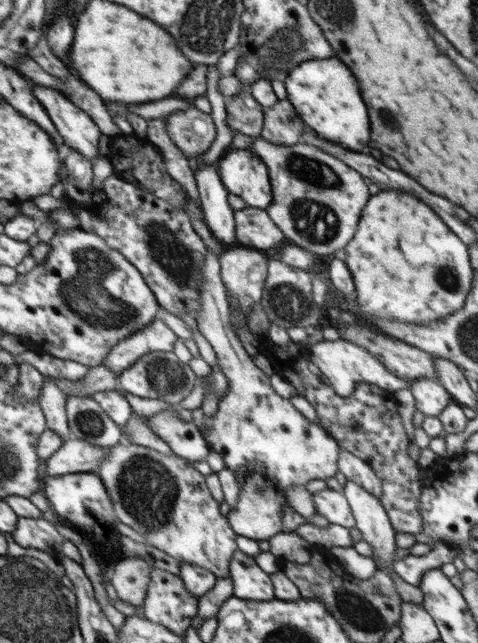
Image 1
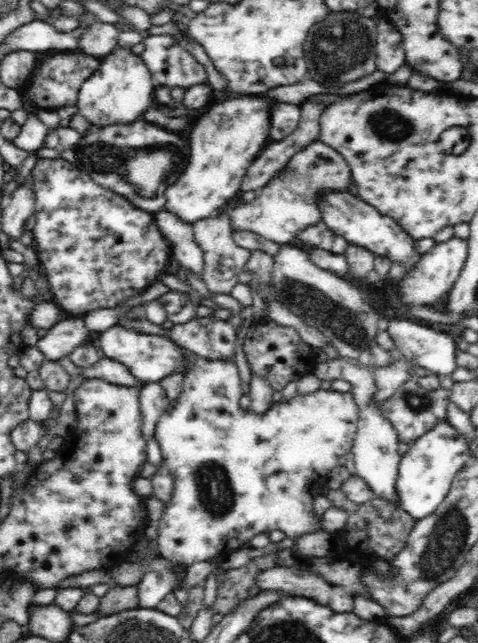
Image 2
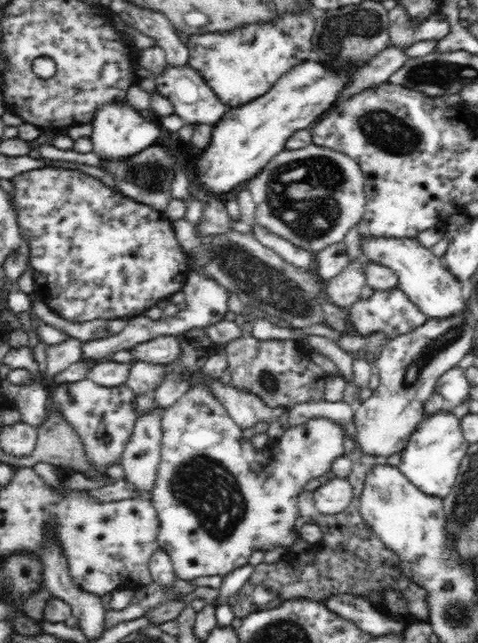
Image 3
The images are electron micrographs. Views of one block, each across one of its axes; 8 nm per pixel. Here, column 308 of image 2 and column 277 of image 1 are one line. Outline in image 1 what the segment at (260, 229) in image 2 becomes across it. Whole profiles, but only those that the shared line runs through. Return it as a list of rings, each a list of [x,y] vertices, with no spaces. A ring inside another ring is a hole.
[[[254,136],[250,149],[268,167],[273,201],[266,212],[285,237],[318,256],[344,249],[354,238],[358,212],[370,198],[362,176],[316,145],[277,145]]]

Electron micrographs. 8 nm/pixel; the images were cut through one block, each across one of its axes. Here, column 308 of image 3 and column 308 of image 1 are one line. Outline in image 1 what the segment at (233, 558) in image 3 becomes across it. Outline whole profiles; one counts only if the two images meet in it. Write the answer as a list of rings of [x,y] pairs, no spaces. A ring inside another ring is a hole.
[[[207,248],[203,260],[202,313],[197,324],[202,336],[210,342],[217,355],[218,365],[228,381],[228,391],[220,399],[218,412],[214,417],[205,417],[204,440],[208,450],[224,456],[225,467],[232,470],[241,488],[239,499],[227,516],[232,530],[252,540],[269,540],[282,531],[284,507],[288,504],[286,489],[290,486],[305,486],[310,480],[332,478],[338,472],[339,445],[318,424],[304,418],[290,400],[276,394],[270,378],[253,364],[252,358],[242,347],[229,322],[227,291],[221,279],[221,262],[214,250]]]

